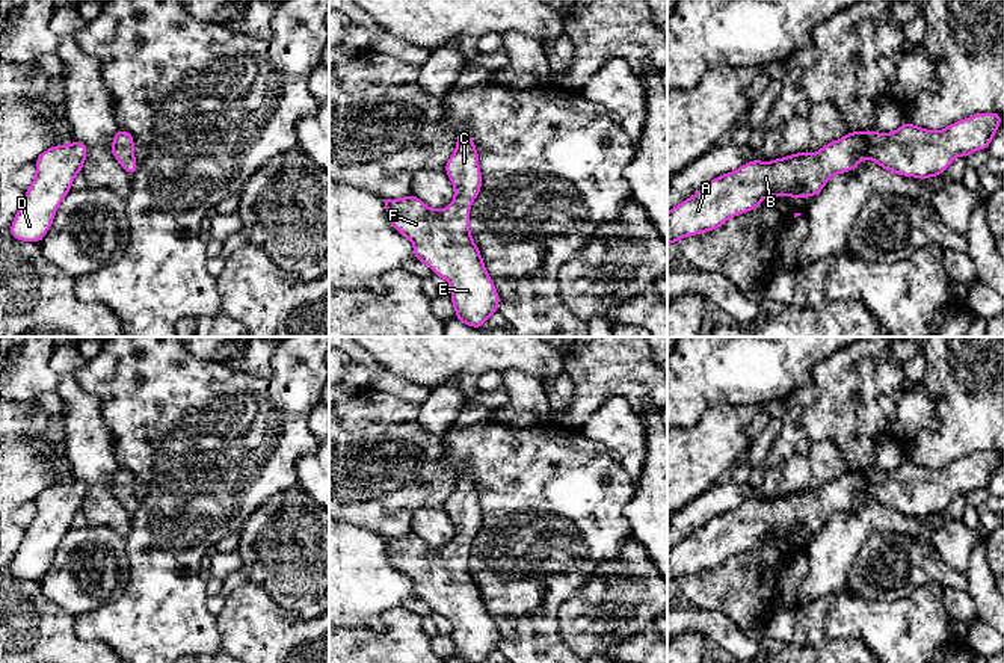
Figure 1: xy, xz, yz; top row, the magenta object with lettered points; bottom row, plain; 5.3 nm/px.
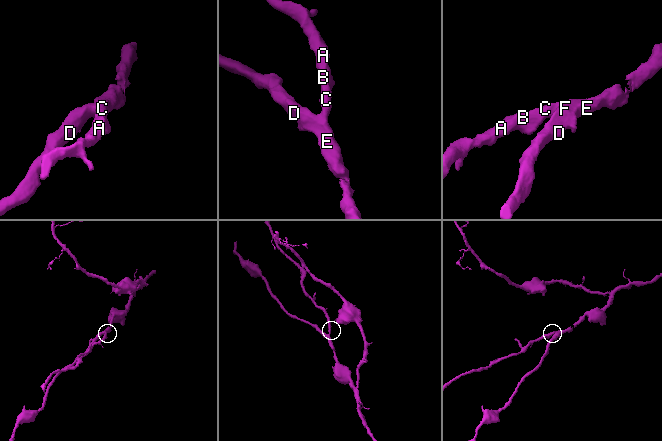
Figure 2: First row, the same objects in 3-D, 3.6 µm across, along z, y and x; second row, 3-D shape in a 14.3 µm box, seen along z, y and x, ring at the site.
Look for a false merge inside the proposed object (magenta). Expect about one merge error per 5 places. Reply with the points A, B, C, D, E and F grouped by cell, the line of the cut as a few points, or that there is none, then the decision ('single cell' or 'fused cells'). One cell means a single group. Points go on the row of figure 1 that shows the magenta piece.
groups A B C D E F; cut none; single cell

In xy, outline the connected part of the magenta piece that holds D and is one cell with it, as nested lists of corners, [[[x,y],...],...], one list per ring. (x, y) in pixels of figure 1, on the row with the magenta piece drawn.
[[[74,140],[45,150],[35,160],[36,177],[9,228],[17,240],[39,243],[50,230],[62,199],[69,193],[72,180],[82,172],[88,146]]]

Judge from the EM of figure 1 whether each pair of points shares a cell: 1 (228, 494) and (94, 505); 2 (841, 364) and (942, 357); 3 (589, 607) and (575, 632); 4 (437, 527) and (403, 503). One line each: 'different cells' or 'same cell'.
1: different cells
2: different cells
3: same cell
4: different cells

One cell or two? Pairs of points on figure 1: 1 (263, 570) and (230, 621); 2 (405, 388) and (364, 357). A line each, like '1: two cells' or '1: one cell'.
1: two cells
2: one cell

